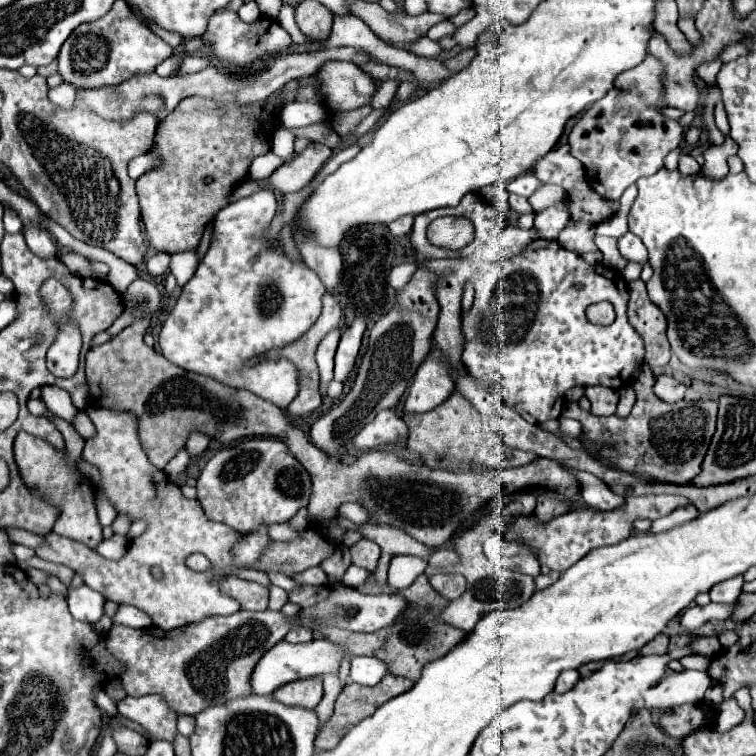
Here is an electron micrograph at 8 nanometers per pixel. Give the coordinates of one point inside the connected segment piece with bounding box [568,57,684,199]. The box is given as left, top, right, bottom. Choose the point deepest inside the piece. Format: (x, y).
(619, 139)

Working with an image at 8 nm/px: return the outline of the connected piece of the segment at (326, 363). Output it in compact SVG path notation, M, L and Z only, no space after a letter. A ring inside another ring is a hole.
M332 331L322 339L318 351L316 351L316 363L320 367L320 395L326 397L326 387L332 381L332 367L334 367L334 353L340 339L340 331Z

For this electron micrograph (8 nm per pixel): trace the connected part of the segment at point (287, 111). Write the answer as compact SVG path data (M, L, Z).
M288 103L280 113L280 121L284 127L306 127L326 119L328 119L326 109L314 103Z

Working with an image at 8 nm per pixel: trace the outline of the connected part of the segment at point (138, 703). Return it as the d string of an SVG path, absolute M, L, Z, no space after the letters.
M162 695L124 697L122 715L126 715L128 721L138 723L152 739L174 741L178 735L178 713L164 701Z

